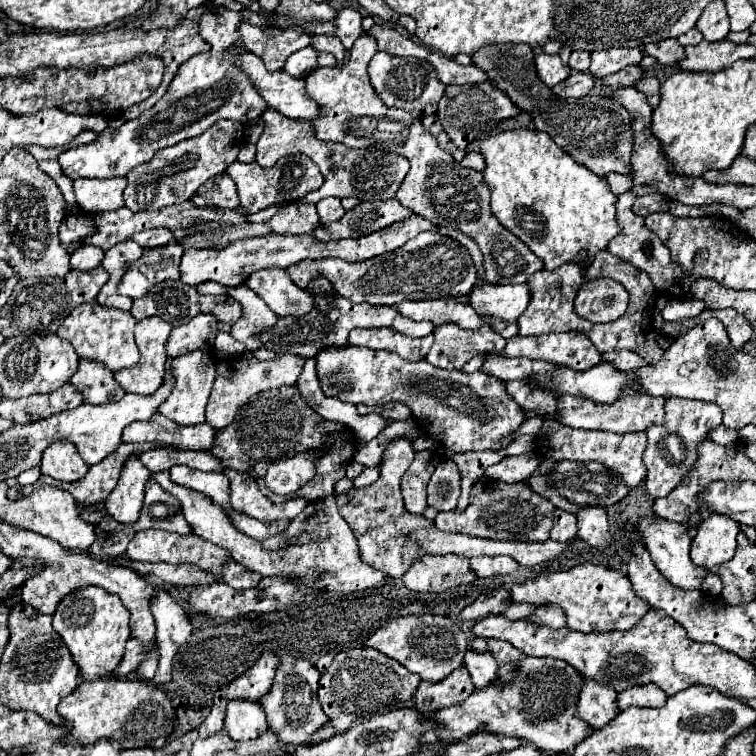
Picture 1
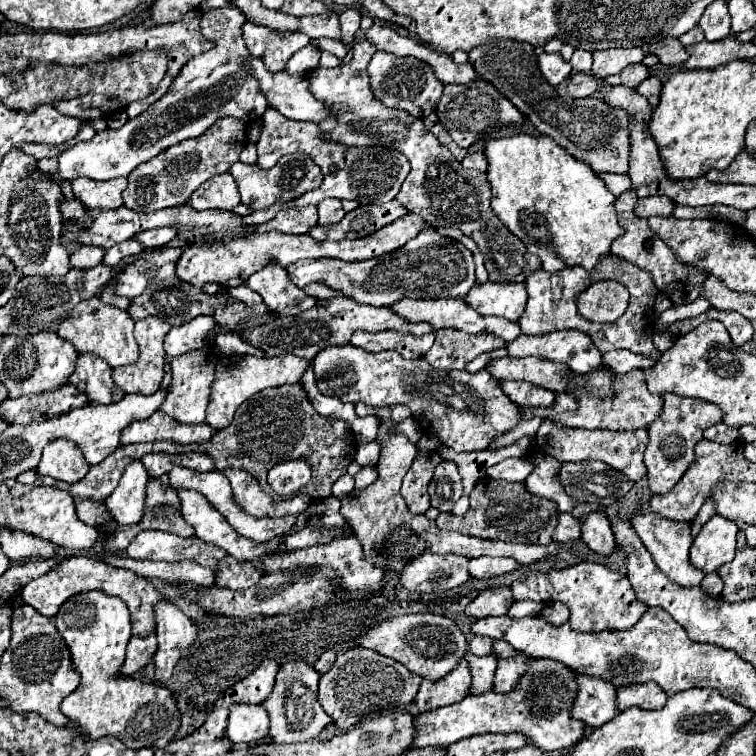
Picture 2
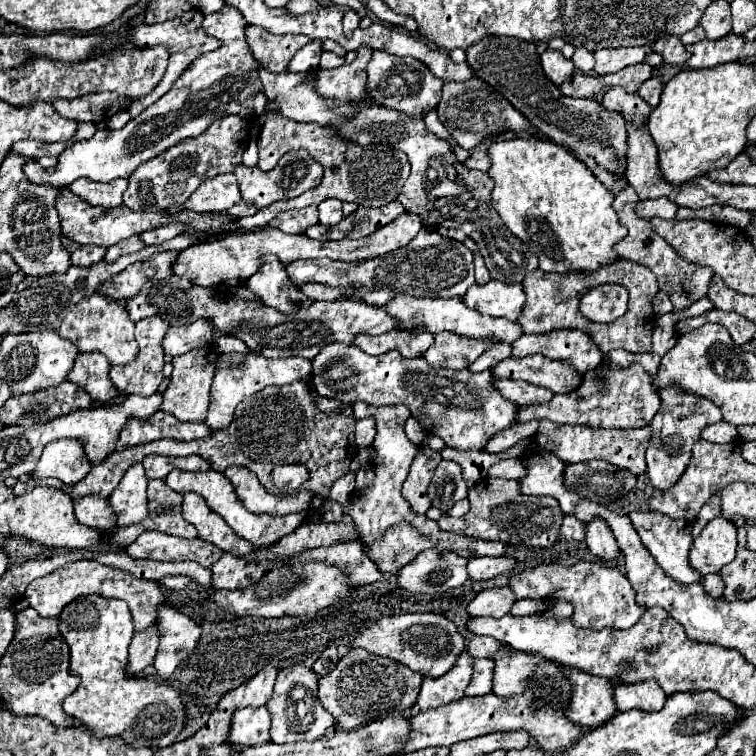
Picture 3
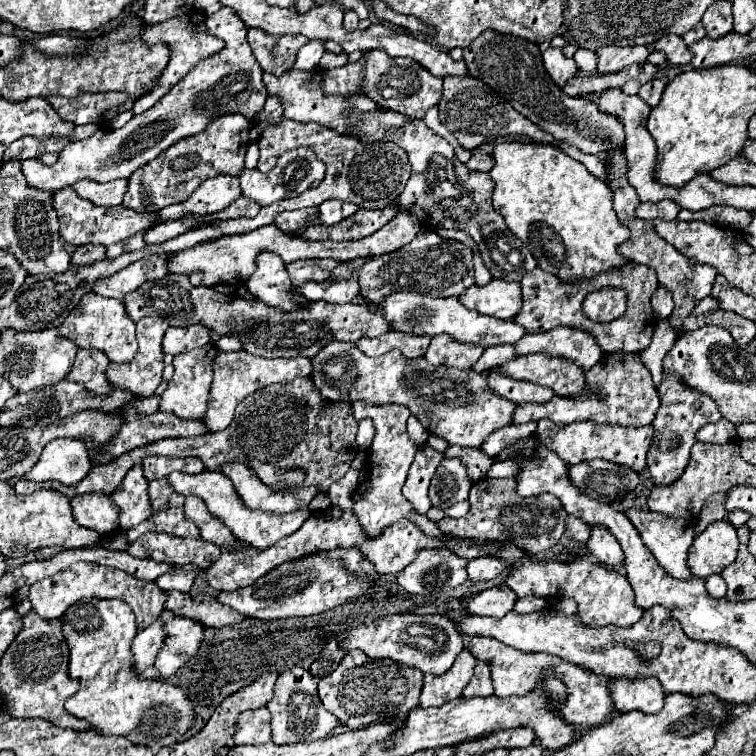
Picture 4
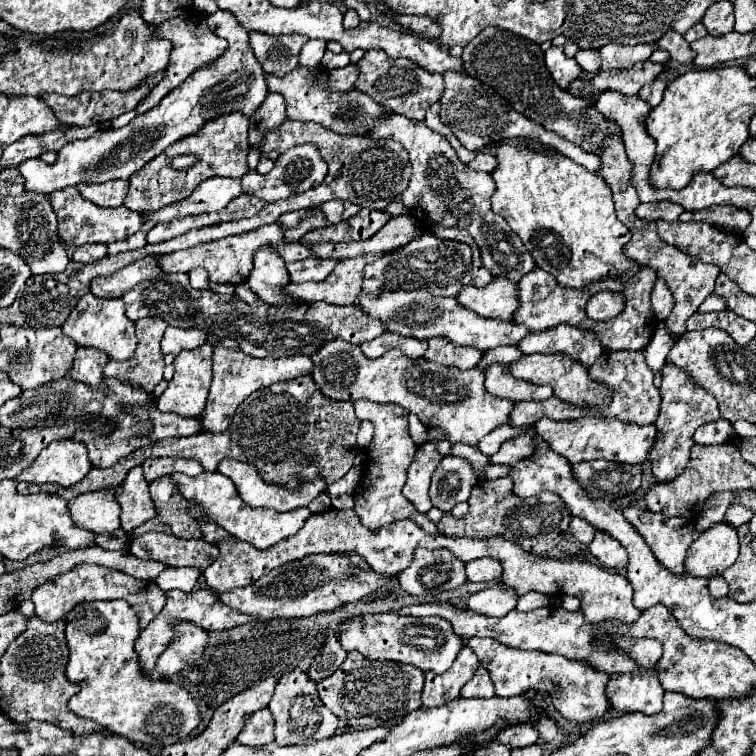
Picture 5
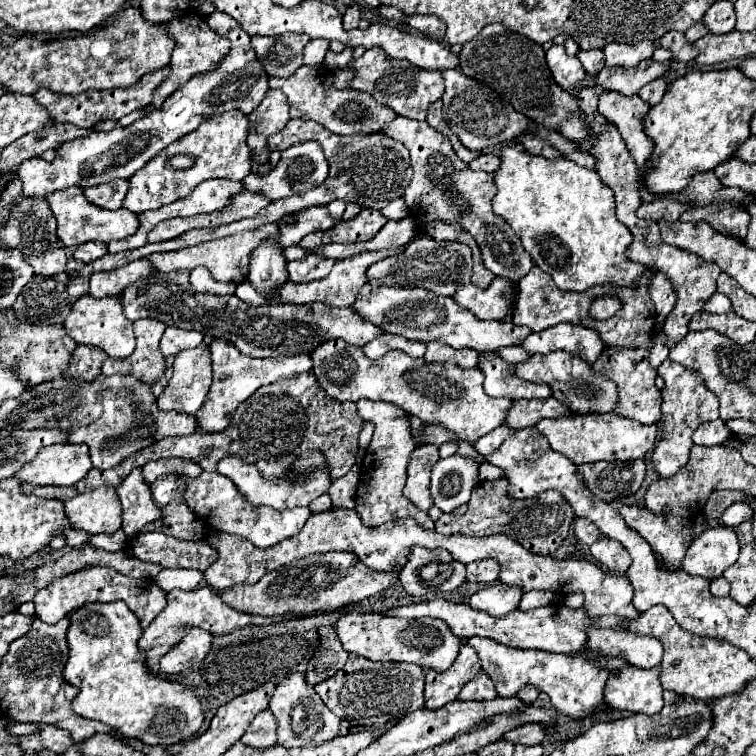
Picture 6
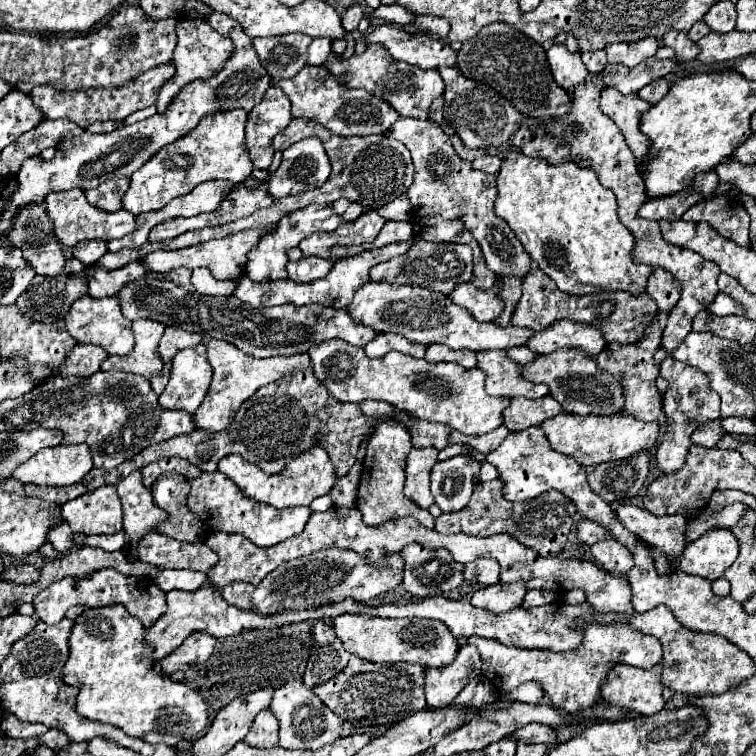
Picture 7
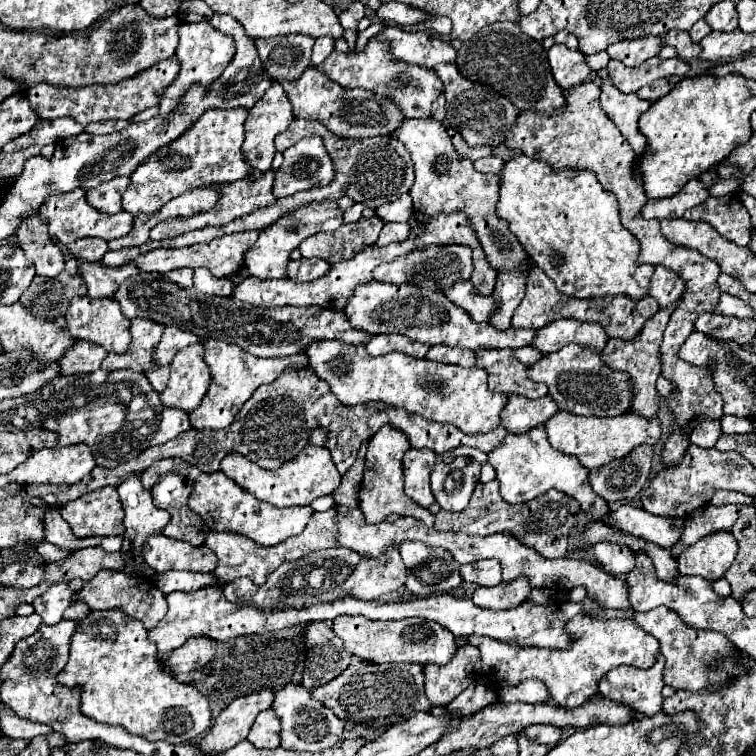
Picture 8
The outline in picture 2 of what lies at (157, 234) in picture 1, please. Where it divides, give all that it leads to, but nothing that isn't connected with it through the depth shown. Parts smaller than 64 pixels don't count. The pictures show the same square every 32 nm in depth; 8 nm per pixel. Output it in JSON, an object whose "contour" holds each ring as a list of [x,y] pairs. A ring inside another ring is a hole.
{"contour":[[[166,226],[166,228],[154,228],[154,230],[146,230],[142,234],[138,234],[138,242],[142,242],[146,248],[158,248],[168,244],[174,236],[178,234],[176,226]]]}

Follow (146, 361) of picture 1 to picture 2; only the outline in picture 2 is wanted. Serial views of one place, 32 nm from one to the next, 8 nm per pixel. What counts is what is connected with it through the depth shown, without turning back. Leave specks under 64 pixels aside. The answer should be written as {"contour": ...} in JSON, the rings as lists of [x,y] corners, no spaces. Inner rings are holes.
{"contour":[[[150,316],[144,320],[136,322],[136,342],[140,346],[140,356],[134,364],[130,366],[122,366],[122,368],[114,368],[112,370],[112,380],[114,384],[124,392],[124,394],[144,394],[150,396],[160,388],[160,382],[164,378],[164,336],[170,332],[170,324],[164,322],[158,316]]]}

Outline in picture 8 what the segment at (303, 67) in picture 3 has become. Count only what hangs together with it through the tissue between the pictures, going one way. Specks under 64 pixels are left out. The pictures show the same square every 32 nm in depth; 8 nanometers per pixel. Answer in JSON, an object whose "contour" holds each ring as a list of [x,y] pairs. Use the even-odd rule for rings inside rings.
{"contour":[[[324,36],[324,38],[318,38],[316,44],[314,44],[314,54],[312,54],[312,64],[318,66],[322,60],[328,58],[328,54],[334,50],[334,38],[330,36]]]}

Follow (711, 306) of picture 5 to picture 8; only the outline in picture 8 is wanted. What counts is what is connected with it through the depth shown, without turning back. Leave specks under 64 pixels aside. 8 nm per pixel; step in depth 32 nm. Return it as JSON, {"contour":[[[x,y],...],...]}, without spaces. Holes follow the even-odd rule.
{"contour":[[[722,293],[720,296],[720,302],[716,306],[714,313],[729,315],[729,316],[740,316],[740,318],[754,318],[752,316],[752,308],[748,304],[744,304],[740,298],[734,298],[726,293]]]}

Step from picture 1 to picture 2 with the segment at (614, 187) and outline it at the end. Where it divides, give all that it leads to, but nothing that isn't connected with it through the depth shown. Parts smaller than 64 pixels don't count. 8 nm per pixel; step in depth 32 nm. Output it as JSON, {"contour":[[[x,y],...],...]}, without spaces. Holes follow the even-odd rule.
{"contour":[[[604,172],[604,174],[598,174],[602,182],[606,182],[606,188],[610,188],[616,196],[620,196],[624,190],[630,188],[630,178],[626,178],[626,174],[610,174],[610,172]]]}

